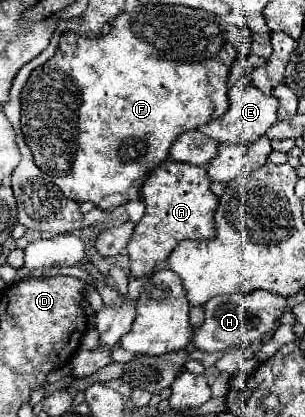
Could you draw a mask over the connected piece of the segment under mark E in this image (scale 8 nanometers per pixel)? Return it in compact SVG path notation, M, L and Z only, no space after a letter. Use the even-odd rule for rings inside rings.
M248 79L236 81L236 85L230 89L230 107L228 111L206 125L200 127L200 131L208 137L212 137L218 143L254 143L258 137L262 137L276 121L278 121L278 99L274 95L264 95L260 89L256 89Z

